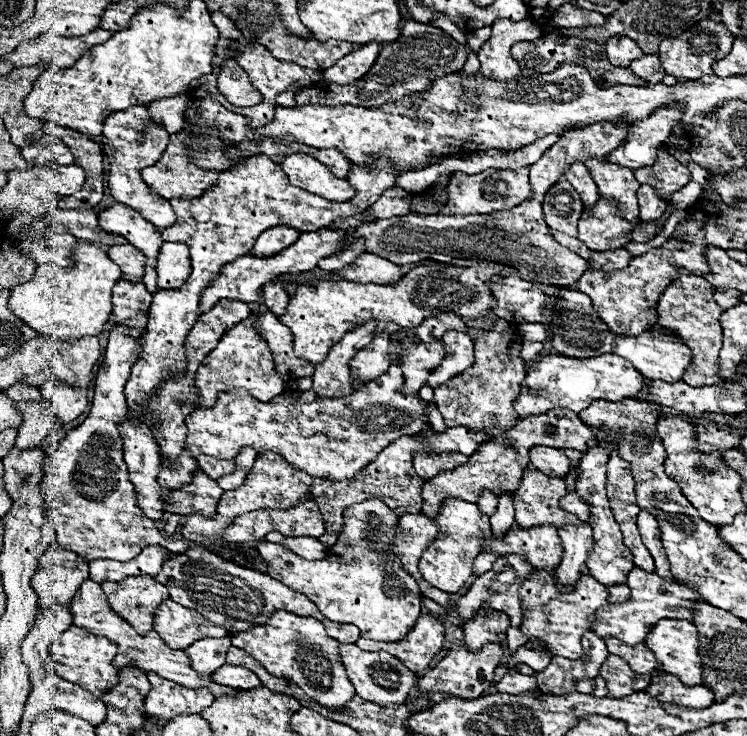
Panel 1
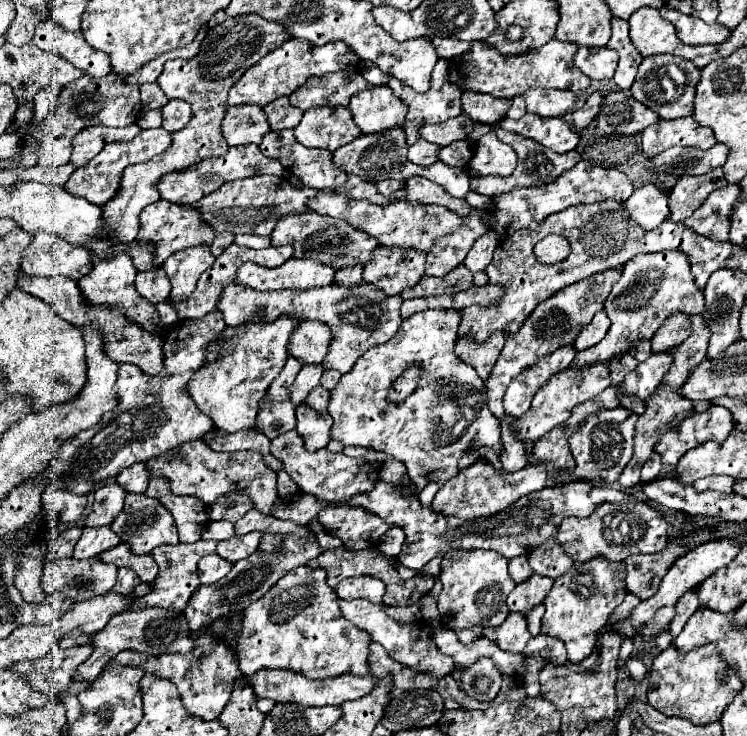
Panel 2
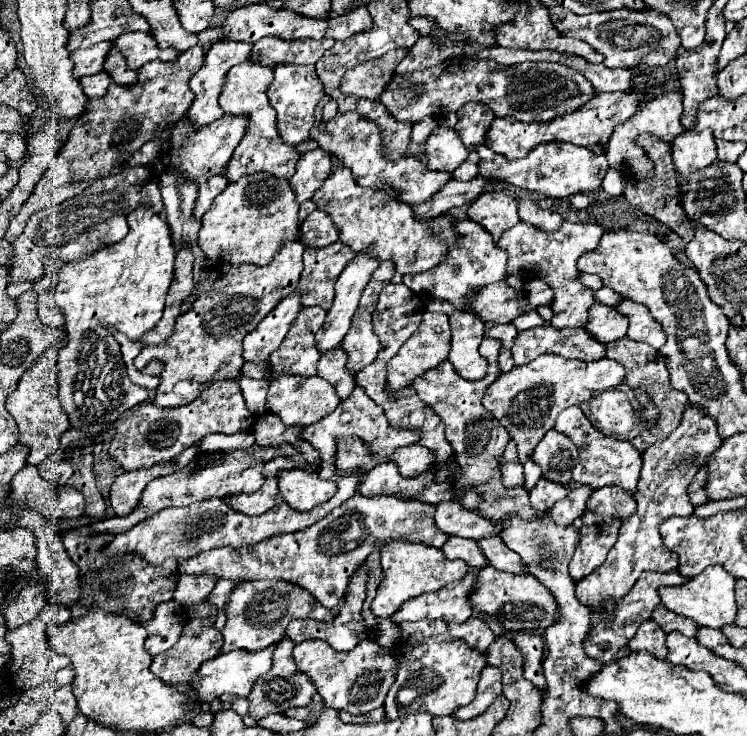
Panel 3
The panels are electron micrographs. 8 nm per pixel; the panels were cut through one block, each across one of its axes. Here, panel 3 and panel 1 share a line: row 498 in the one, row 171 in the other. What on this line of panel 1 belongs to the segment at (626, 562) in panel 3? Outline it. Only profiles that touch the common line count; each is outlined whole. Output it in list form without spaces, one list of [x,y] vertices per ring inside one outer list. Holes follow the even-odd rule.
[[[666,146],[664,148],[658,148],[658,158],[652,166],[646,166],[646,168],[638,168],[636,172],[636,180],[640,184],[650,184],[658,190],[660,198],[664,202],[668,202],[668,196],[676,190],[680,190],[682,186],[686,186],[692,176],[688,172],[686,166],[682,166],[668,150]]]

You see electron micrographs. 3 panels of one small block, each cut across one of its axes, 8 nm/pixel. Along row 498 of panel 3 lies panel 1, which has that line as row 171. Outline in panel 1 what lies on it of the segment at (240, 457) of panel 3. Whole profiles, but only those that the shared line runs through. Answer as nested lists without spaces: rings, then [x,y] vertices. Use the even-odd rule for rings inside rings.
[[[178,132],[178,134],[170,134],[170,144],[164,150],[162,158],[154,164],[142,170],[142,180],[146,180],[146,184],[150,184],[150,188],[154,188],[154,192],[158,192],[158,196],[162,196],[164,200],[170,200],[174,196],[186,196],[186,198],[194,198],[194,196],[202,196],[202,192],[206,192],[210,186],[216,184],[218,174],[214,172],[206,172],[196,168],[188,154],[188,144],[192,142],[188,132]]]

